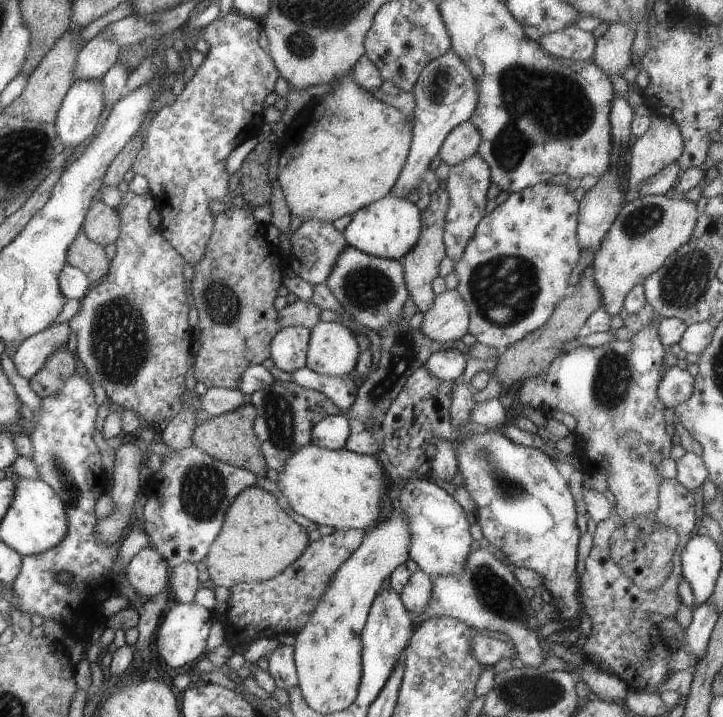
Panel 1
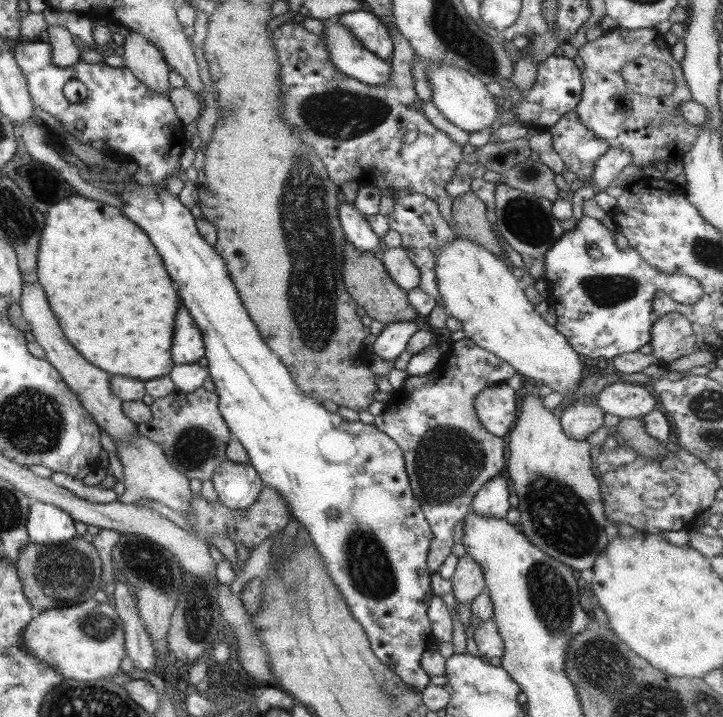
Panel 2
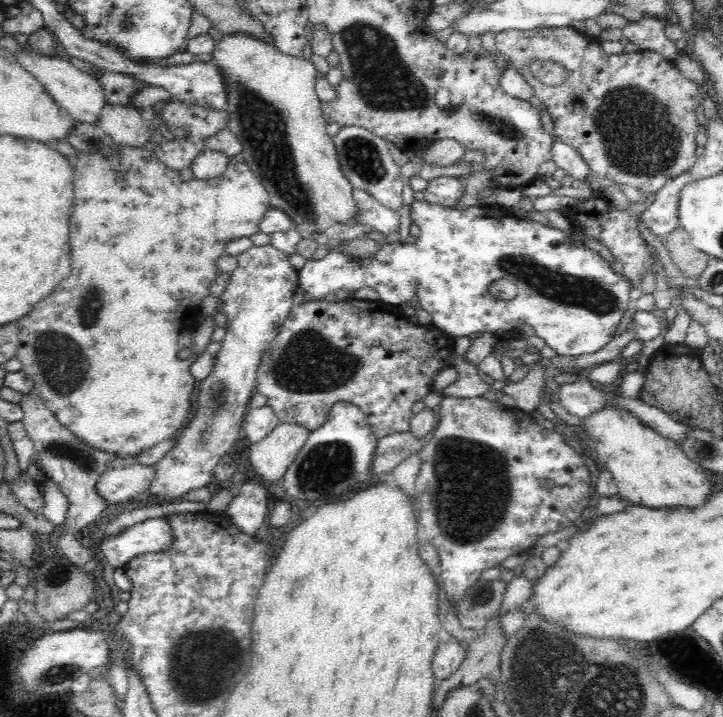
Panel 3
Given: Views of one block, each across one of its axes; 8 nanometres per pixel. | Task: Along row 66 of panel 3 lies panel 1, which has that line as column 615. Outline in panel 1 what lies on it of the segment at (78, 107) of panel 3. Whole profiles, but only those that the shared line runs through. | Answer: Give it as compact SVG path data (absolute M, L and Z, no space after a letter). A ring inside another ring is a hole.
M625 22L611 23L603 35L596 38L591 59L609 78L613 74L622 75L623 70L632 64L630 48L635 33L634 27Z

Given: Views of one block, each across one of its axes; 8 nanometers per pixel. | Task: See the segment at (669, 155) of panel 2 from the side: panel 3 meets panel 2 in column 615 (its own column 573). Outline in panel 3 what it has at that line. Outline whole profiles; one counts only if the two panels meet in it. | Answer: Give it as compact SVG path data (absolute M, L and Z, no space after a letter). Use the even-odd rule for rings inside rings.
M566 27L566 28L538 28L534 30L529 31L522 31L522 30L505 30L504 32L496 33L495 36L495 46L498 50L498 53L500 53L501 56L508 59L510 63L513 64L513 67L525 78L525 81L534 89L535 96L542 102L543 107L548 111L548 114L551 116L551 122L553 125L552 128L552 134L560 140L564 141L566 144L569 144L572 146L572 148L575 148L582 157L582 160L589 166L589 172L593 173L594 175L602 176L602 178L608 178L608 180L614 180L616 184L628 184L628 186L635 186L640 192L642 192L644 195L646 193L652 193L656 194L658 190L662 190L662 186L666 184L669 180L672 180L673 178L676 178L677 176L680 176L680 174L684 174L694 163L697 158L695 155L696 150L696 136L698 136L698 132L700 132L700 125L698 125L698 119L696 119L696 105L700 104L700 96L701 94L701 88L705 88L704 84L702 84L702 87L698 86L698 83L692 81L691 79L688 79L684 77L681 73L678 67L676 67L675 62L670 59L666 59L662 54L656 53L656 52L650 52L650 51L637 51L637 52L624 52L620 55L608 55L604 51L604 47L602 47L602 43L599 40L599 37L593 37L592 35L587 35L584 32L581 32L580 30L574 29L574 27ZM541 61L552 61L552 62L558 62L561 63L562 66L566 67L569 72L569 79L560 86L549 86L549 85L543 85L542 82L534 75L532 75L532 72L530 72L529 65L532 64L532 62L541 62Z

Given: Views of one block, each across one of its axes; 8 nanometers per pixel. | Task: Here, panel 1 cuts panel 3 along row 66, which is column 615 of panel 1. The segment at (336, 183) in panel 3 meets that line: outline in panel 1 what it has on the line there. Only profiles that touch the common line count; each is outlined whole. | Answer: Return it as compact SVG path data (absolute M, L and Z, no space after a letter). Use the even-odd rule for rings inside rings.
M649 195L624 203L594 252L590 274L598 286L601 307L609 315L619 314L625 294L655 272L669 254L687 242L699 211L695 202L682 197Z

